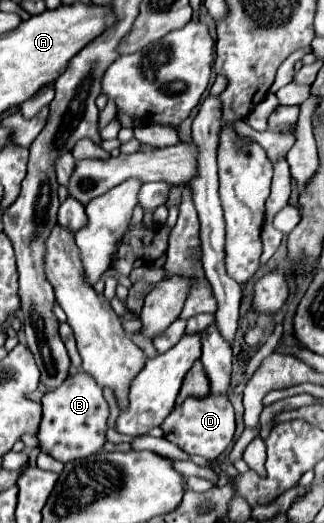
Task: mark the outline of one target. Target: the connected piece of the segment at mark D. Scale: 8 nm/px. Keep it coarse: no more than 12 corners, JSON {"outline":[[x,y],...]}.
{"outline":[[225,395],[187,399],[163,421],[165,439],[215,461],[231,443]]}

